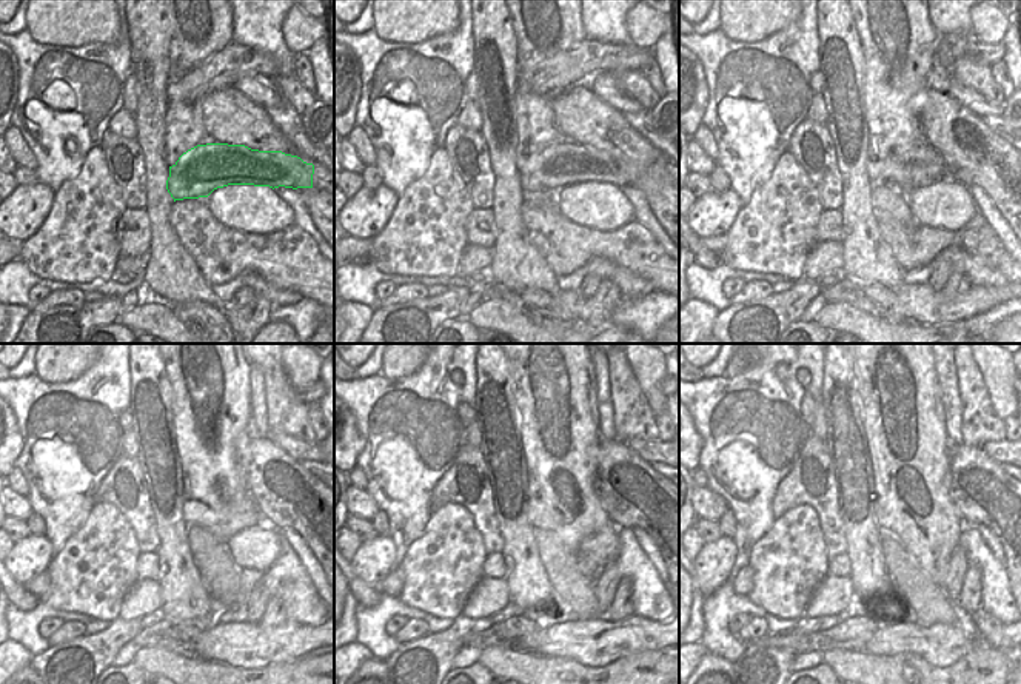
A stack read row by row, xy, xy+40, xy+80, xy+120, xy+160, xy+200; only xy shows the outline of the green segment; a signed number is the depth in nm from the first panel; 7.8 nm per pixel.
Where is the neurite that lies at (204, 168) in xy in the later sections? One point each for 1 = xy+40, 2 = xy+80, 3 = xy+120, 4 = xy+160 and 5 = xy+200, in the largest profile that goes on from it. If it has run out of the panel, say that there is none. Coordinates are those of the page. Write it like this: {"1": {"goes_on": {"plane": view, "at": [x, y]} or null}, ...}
{"1": {"goes_on": {"plane": "xy+40", "at": [559, 165]}}, "2": {"goes_on": {"plane": "xy+80", "at": [969, 174]}}, "3": {"goes_on": {"plane": "xy+120", "at": [277, 516]}}, "4": {"goes_on": {"plane": "xy+160", "at": [622, 516]}}, "5": {"goes_on": {"plane": "xy+200", "at": [970, 516]}}}

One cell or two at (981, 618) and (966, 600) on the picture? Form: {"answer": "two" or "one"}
{"answer": "two"}

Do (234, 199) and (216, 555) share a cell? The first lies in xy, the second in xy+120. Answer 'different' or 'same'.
different

